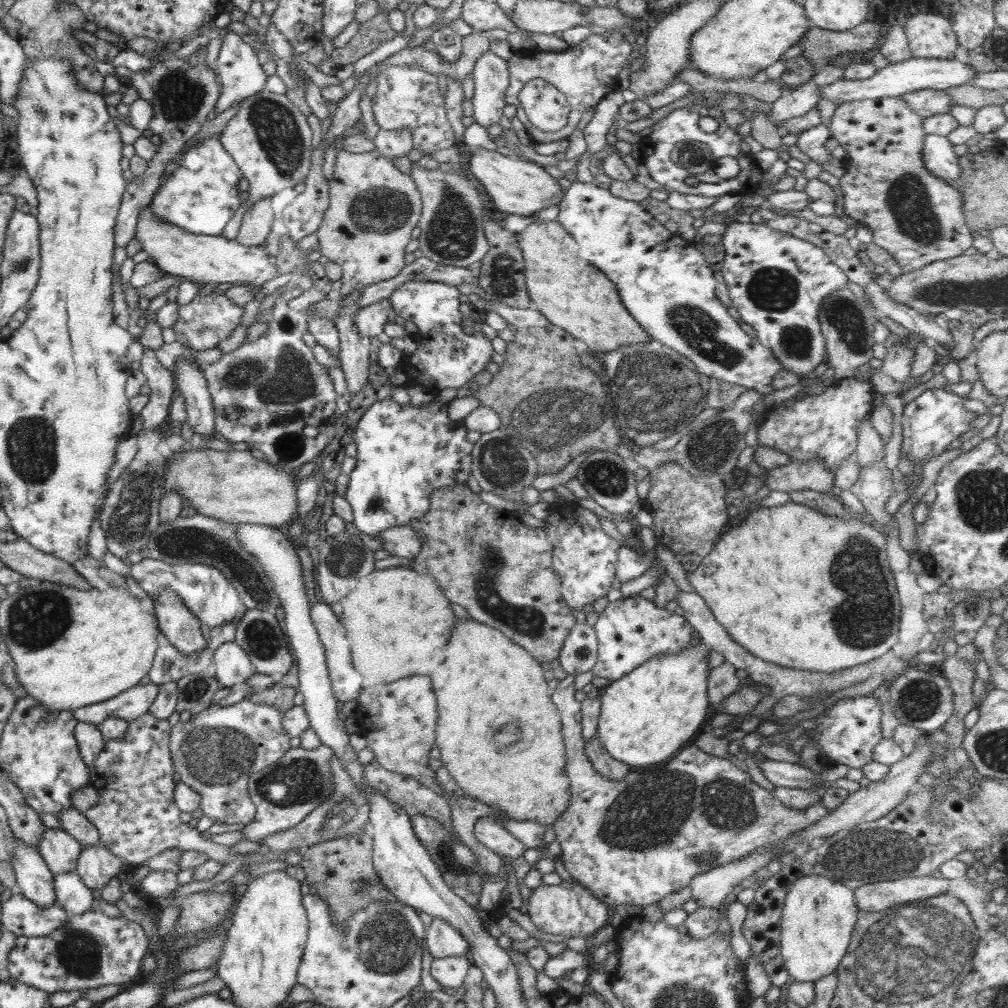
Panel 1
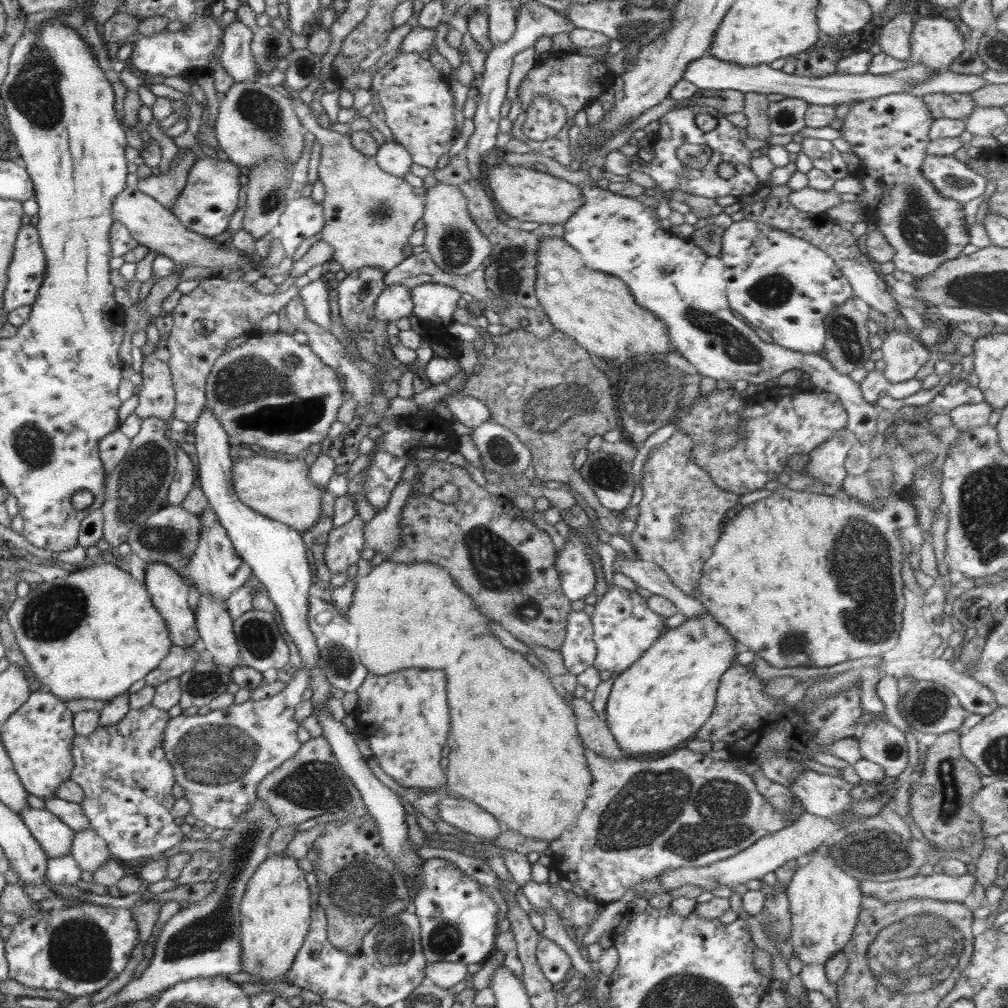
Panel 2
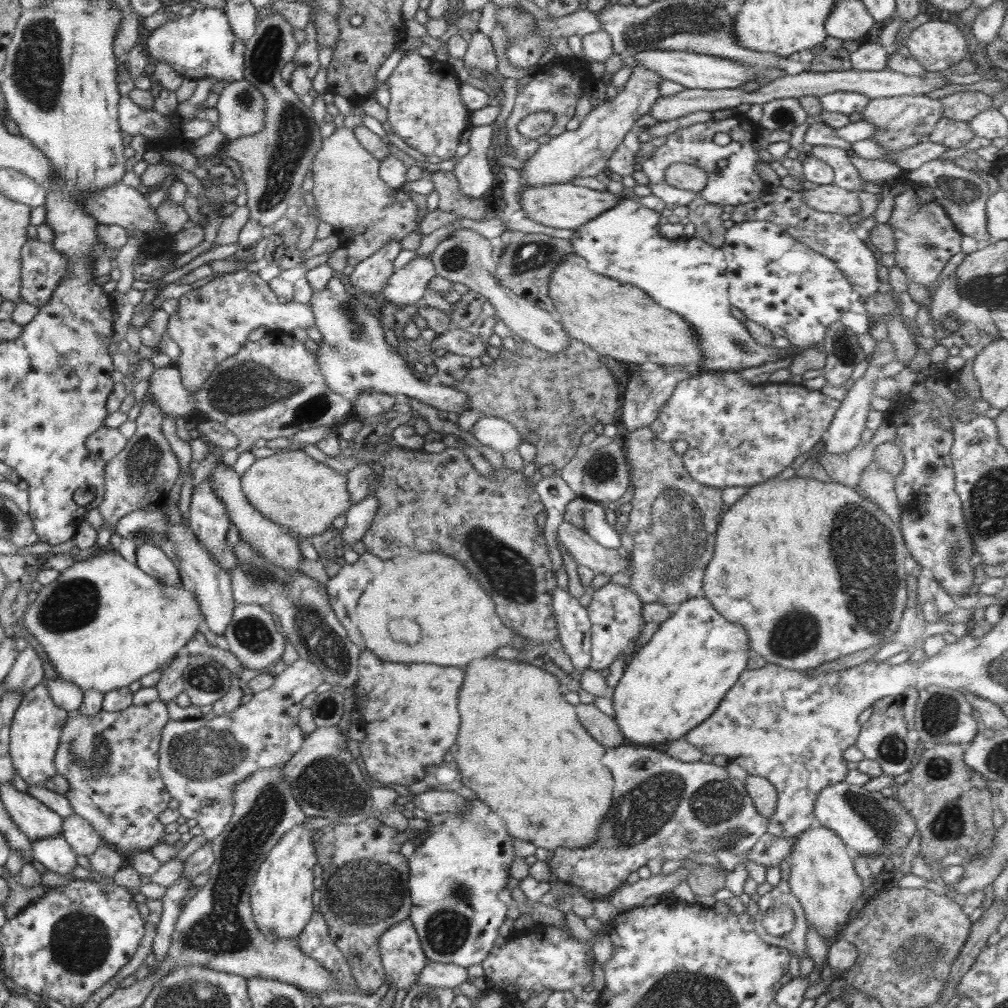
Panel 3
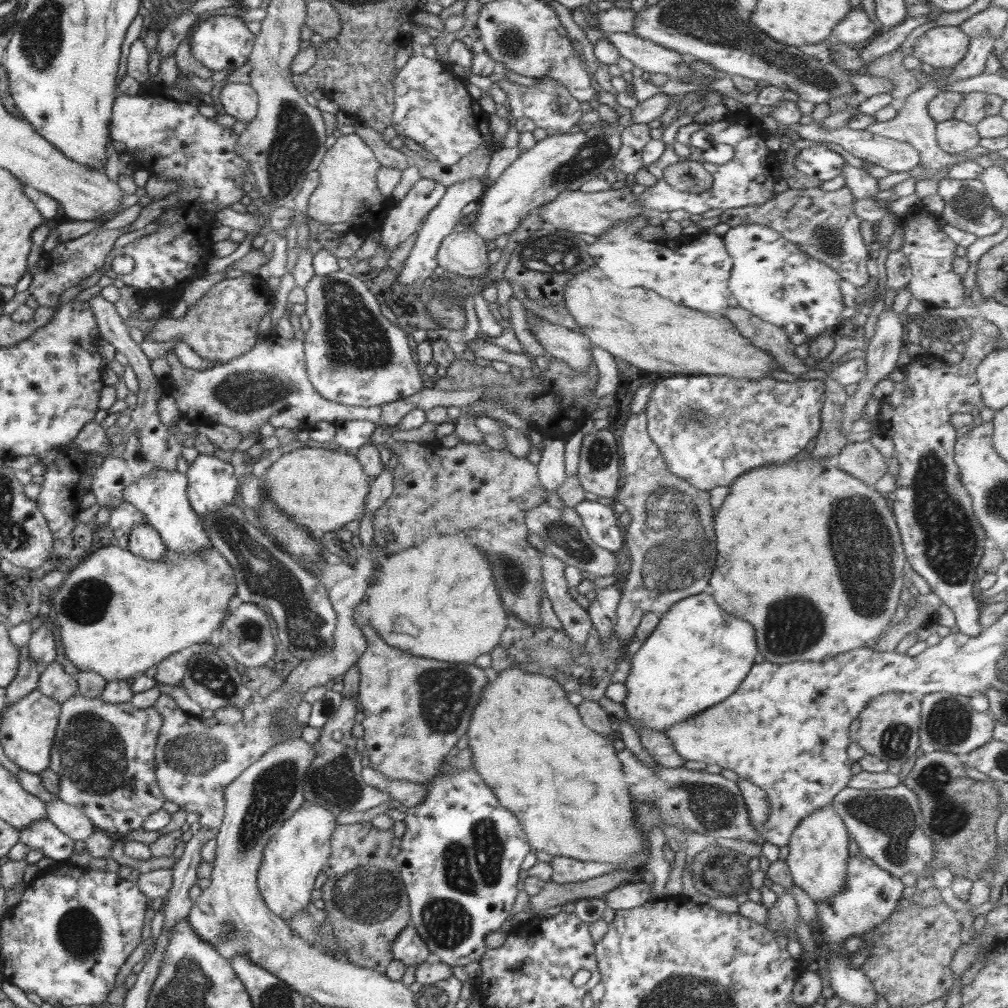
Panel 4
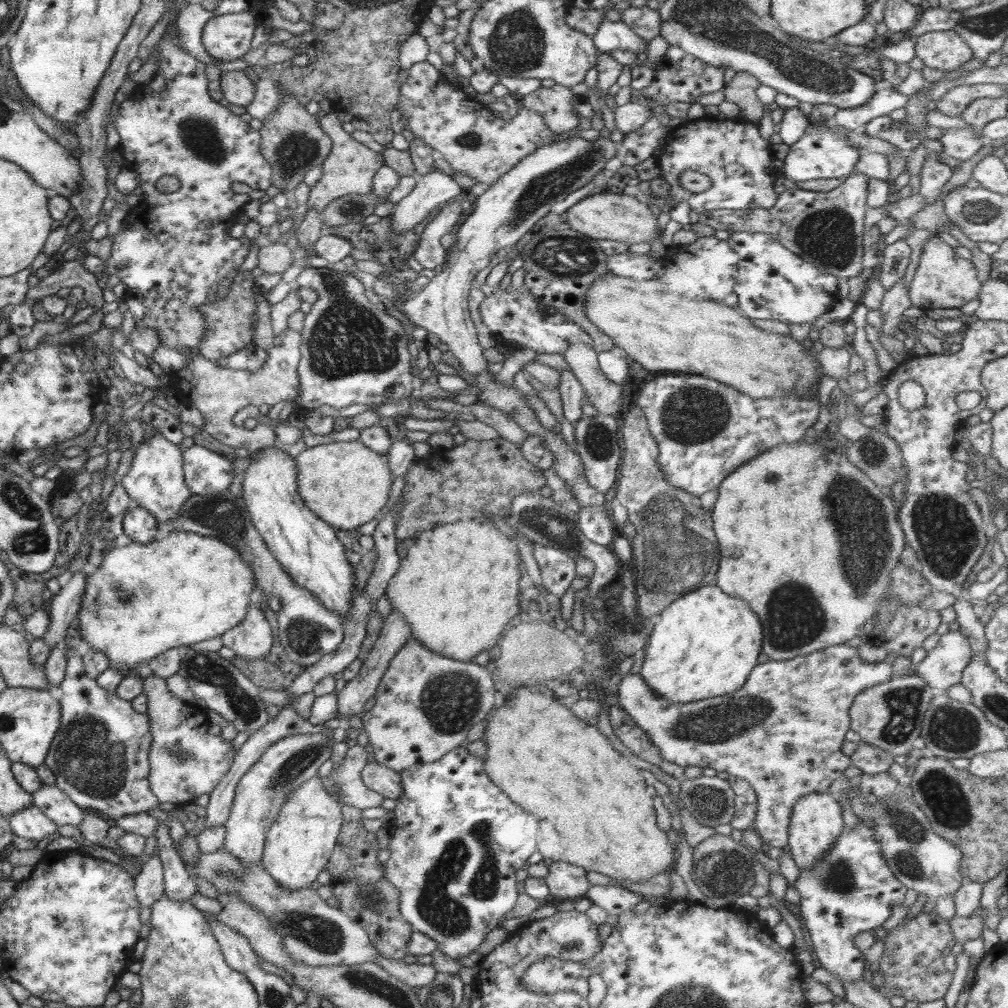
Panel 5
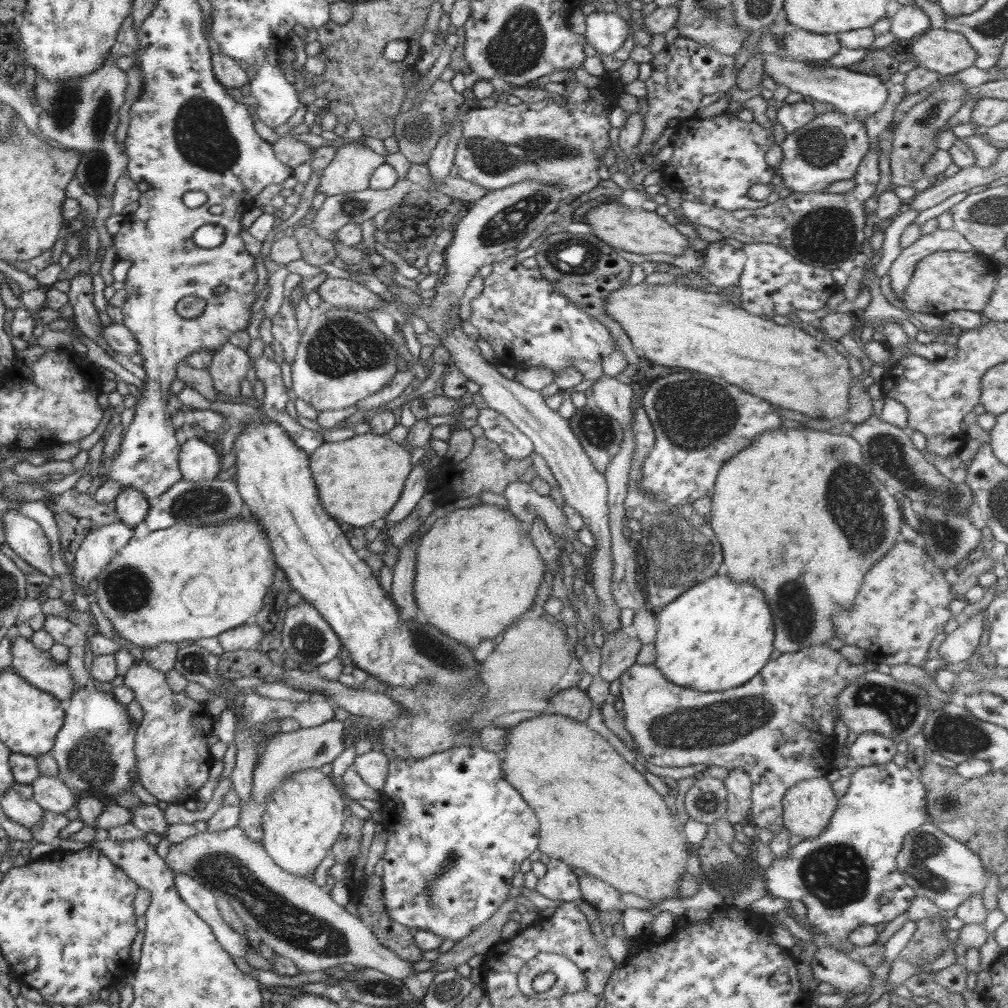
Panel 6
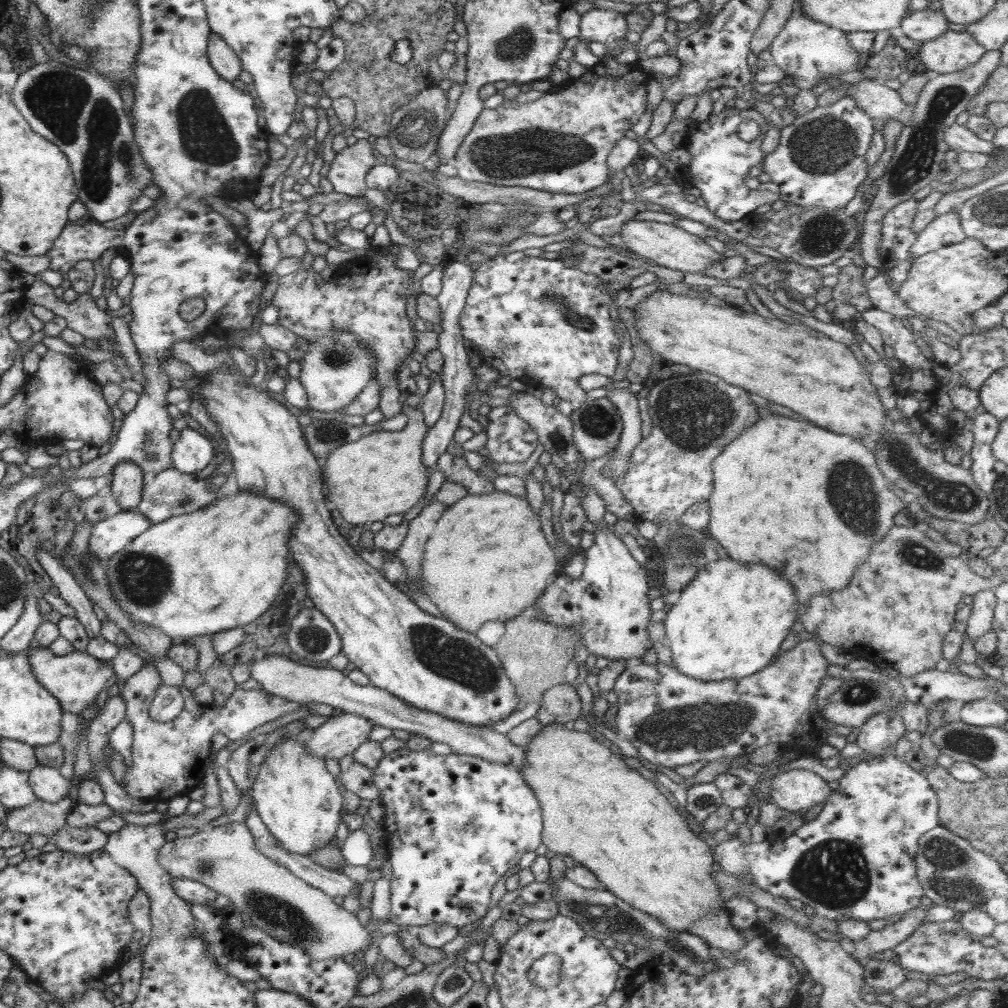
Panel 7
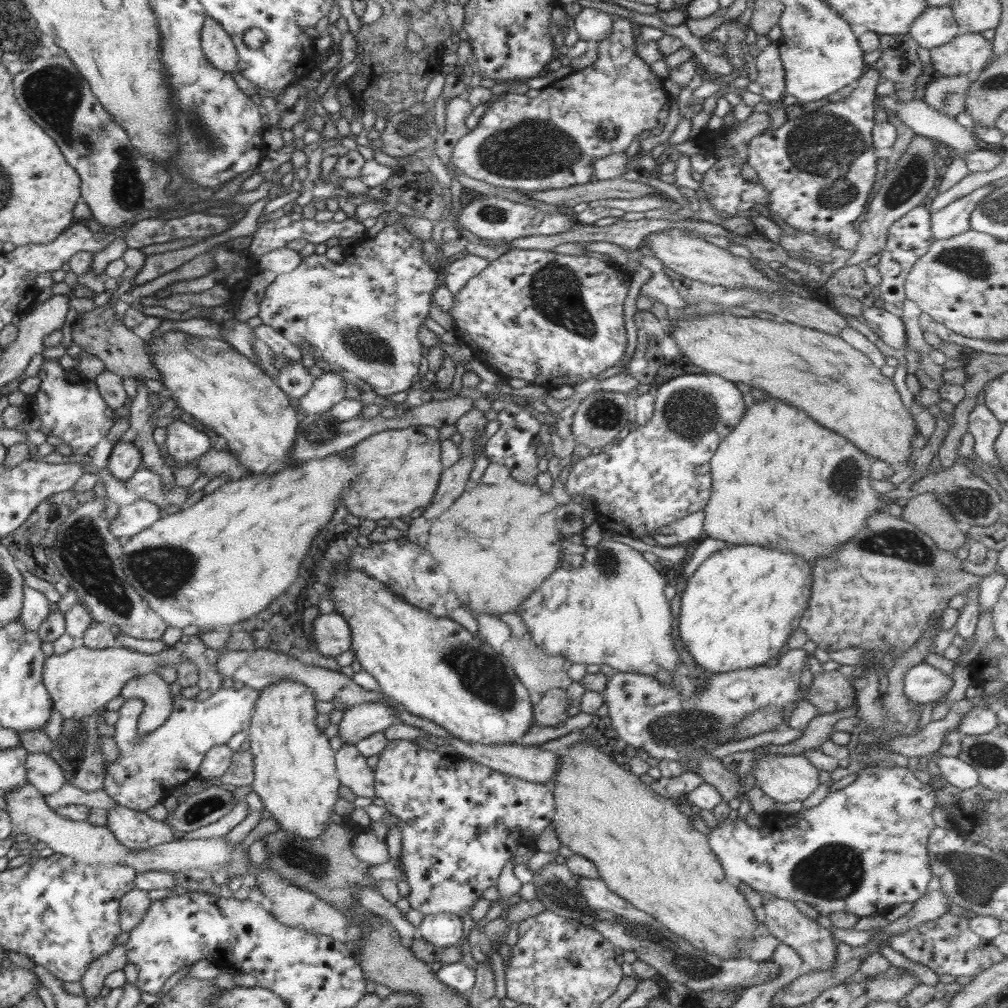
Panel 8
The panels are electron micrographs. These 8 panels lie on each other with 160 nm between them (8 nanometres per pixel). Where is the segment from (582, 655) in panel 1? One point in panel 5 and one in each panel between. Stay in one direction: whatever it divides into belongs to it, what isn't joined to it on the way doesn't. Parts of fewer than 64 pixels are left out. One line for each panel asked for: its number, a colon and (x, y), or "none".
2: (579, 651)
3: (573, 624)
4: (575, 621)
5: (557, 569)

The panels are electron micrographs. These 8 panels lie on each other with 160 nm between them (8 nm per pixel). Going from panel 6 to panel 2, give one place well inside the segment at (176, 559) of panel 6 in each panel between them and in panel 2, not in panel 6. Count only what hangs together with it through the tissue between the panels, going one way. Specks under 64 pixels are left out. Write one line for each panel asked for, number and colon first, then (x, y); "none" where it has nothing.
2: (93, 634)
3: (103, 623)
4: (117, 614)
5: (143, 599)

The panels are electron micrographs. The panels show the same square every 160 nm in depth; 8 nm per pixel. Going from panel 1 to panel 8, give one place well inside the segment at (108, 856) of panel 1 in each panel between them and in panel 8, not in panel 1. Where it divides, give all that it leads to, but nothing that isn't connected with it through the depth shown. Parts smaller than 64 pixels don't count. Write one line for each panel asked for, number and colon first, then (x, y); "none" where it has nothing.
2: (89, 850)
3: (83, 839)
4: (70, 820)
5: (55, 803)
6: (49, 792)
7: (48, 784)
8: (43, 772)

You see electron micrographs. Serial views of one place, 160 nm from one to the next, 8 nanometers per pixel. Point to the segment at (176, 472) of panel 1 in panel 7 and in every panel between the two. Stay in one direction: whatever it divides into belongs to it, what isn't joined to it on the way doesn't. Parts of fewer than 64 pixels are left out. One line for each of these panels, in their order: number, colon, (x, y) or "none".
2: (280, 490)
3: (292, 489)
4: (321, 489)
5: (345, 484)
6: (360, 479)
7: (382, 473)

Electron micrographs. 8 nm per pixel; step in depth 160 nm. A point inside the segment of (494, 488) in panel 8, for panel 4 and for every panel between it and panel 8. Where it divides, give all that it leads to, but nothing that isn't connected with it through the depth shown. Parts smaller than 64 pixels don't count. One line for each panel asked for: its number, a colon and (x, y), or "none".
4: (444, 586)
5: (458, 589)
6: (477, 571)
7: (487, 559)

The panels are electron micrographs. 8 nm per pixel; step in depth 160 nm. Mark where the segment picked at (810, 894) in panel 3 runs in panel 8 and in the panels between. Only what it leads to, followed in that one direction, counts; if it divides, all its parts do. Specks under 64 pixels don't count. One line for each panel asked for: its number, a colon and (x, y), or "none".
4: (819, 847)
5: (816, 821)
6: (808, 806)
7: (798, 789)
8: (785, 778)

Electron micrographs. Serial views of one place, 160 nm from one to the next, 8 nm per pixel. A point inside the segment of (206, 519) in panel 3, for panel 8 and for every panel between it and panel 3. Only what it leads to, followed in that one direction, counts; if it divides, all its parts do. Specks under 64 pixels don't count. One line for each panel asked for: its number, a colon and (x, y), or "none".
4: (211, 482)
5: (206, 472)
6: (198, 461)
7: (191, 453)
8: (184, 443)

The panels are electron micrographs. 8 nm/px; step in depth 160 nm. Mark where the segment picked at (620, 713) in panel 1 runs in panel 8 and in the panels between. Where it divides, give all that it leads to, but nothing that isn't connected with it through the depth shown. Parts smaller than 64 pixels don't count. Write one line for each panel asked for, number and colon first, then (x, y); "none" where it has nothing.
2: (669, 692)
3: (673, 683)
4: (698, 654)
5: (706, 644)
6: (718, 634)
7: (730, 620)
8: (739, 608)

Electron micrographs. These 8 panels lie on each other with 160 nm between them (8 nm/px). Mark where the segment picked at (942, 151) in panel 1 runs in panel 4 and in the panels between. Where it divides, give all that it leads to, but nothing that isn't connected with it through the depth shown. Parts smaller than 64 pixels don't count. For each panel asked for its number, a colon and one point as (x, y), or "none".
2: (951, 178)
3: (963, 194)
4: (966, 204)

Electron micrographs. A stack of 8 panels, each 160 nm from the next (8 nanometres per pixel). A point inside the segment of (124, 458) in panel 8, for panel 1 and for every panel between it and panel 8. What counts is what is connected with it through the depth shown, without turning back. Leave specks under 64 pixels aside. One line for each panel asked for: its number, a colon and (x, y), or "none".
1: (181, 628)
2: (169, 593)
3: (151, 559)
4: (144, 541)
5: (138, 523)
6: (131, 507)
7: (127, 478)

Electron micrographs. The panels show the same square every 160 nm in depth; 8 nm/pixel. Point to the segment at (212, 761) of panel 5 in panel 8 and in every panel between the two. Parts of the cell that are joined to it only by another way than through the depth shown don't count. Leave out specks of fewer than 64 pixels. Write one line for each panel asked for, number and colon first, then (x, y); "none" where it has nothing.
6: (173, 759)
7: (170, 758)
8: (149, 768)

